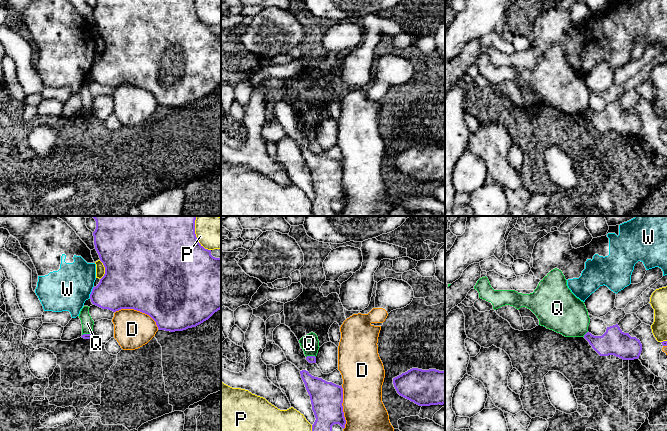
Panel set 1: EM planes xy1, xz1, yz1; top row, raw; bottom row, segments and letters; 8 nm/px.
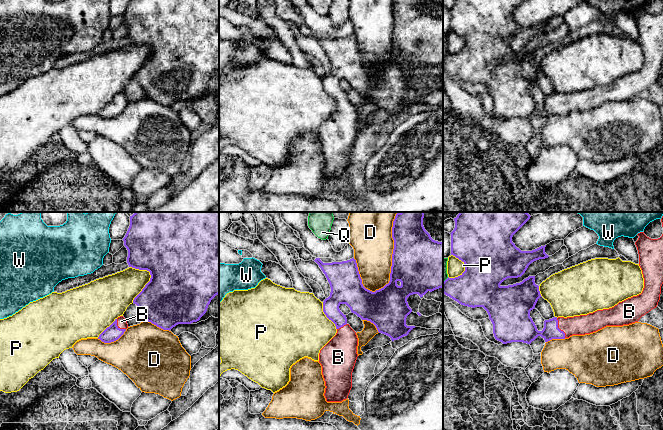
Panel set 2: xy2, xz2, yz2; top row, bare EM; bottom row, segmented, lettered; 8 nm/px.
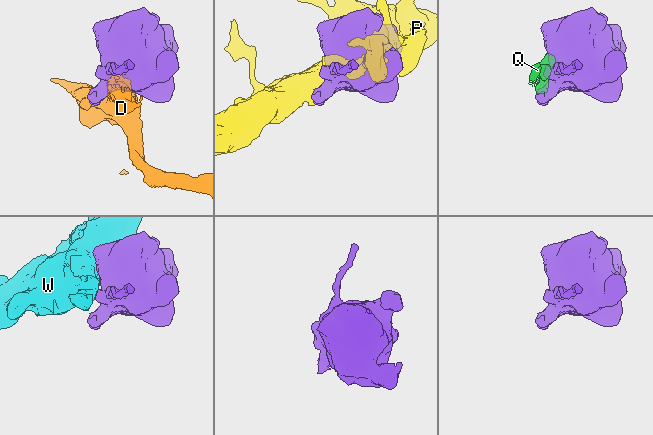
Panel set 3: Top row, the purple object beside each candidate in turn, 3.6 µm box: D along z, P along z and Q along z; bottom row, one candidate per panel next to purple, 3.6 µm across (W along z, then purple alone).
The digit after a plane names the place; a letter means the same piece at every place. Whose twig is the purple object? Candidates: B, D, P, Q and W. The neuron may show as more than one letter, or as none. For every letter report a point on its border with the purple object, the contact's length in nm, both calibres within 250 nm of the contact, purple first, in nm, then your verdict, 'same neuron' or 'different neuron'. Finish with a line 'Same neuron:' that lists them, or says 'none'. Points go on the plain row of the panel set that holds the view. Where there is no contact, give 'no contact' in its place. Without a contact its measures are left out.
B: yz2 (558, 104) | 180 nm | 160/160 nm | same neuron
D: xz2 (392, 37) | 600 nm | 440/320 nm | different neuron
P: xy2 (151, 53) | 300 nm | 500/260 nm | different neuron
Q: xz1 (310, 132) | 80 nm | 60/150 nm | different neuron
W: xy1 (91, 68) | 100 nm | 340/340 nm | different neuron
Same neuron: B

